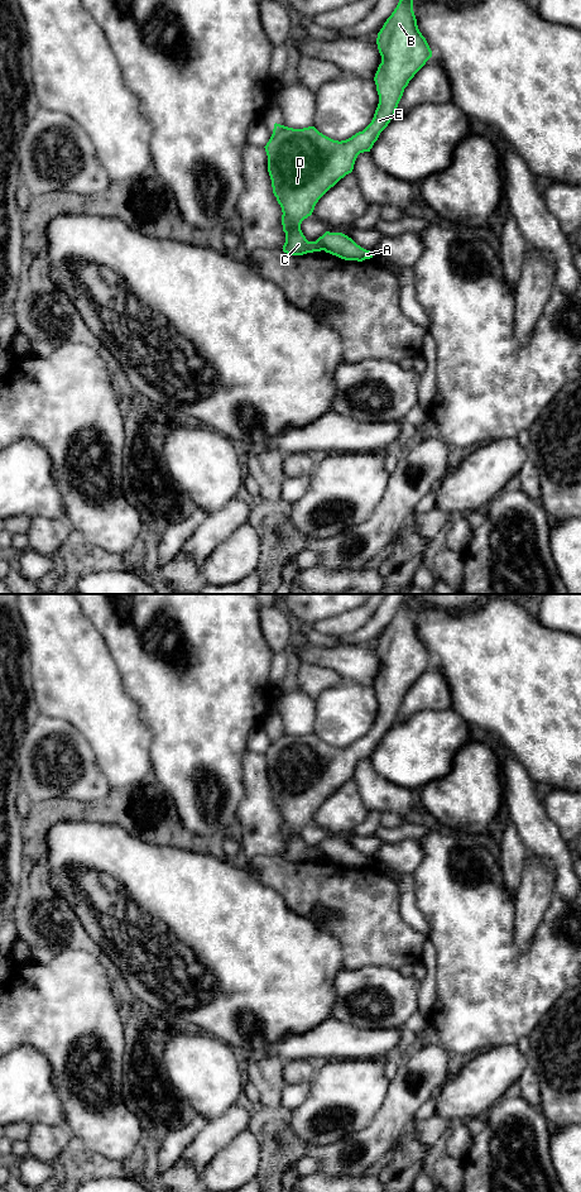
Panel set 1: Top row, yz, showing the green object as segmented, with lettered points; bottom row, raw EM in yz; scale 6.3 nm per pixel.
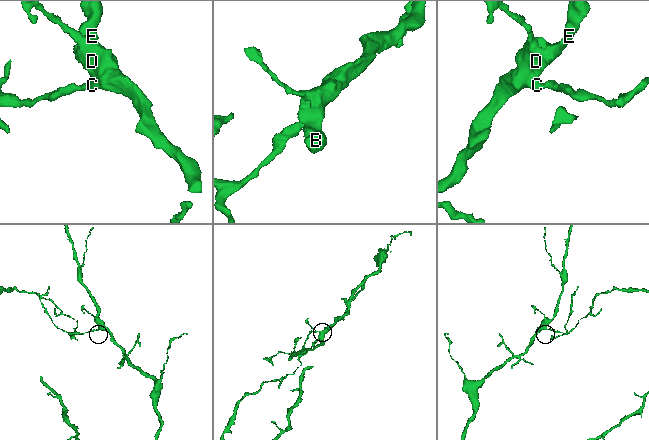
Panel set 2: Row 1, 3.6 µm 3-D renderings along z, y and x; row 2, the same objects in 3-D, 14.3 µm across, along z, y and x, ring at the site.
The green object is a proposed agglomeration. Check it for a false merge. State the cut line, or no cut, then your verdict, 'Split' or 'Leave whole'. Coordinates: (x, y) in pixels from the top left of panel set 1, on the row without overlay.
Split along yz (310, 848), (316, 850), (322, 856). Split

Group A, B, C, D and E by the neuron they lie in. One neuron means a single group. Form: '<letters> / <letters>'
A / B C D E

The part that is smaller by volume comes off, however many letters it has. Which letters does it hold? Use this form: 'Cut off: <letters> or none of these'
Cut off: A

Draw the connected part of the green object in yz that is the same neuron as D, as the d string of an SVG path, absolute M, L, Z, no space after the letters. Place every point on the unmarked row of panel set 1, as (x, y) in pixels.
M409 595L378 640L376 651L381 662L381 670L374 684L379 710L371 729L362 738L338 748L323 742L314 733L293 736L275 729L273 741L264 753L268 762L268 779L273 800L283 819L282 832L285 839L283 858L289 862L303 862L322 857L318 851L306 846L301 837L302 828L312 822L318 806L331 794L352 779L357 762L370 758L380 739L395 723L404 695L432 664L432 657L417 632L413 603Z

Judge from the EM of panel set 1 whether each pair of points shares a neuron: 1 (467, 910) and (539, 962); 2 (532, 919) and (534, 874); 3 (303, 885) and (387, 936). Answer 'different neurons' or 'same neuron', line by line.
1: same neuron
2: same neuron
3: same neuron

